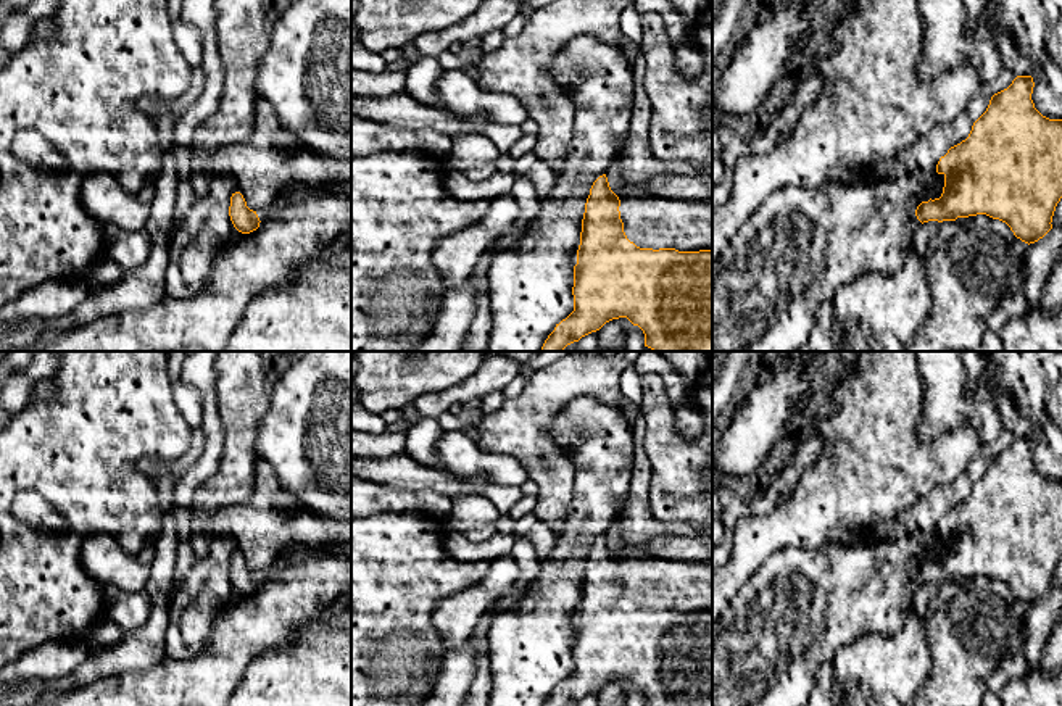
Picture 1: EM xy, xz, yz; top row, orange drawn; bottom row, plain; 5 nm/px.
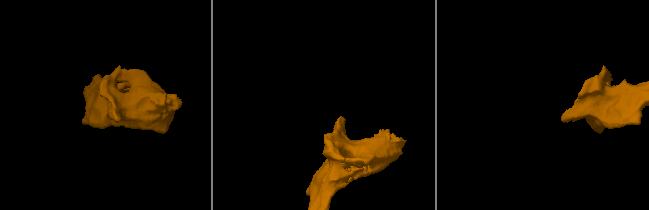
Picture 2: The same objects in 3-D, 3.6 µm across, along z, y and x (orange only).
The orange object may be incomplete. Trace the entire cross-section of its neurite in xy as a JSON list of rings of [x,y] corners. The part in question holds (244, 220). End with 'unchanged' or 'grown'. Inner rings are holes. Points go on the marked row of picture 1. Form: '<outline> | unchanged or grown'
[[[240,192],[232,193],[229,216],[234,227],[242,234],[250,234],[266,224],[274,214],[271,211],[253,211]]] | grown

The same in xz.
[[[606,174],[599,176],[585,203],[572,295],[574,311],[556,324],[540,351],[562,351],[619,318],[638,326],[645,347],[653,351],[712,351],[712,201],[669,200],[643,192],[617,197]]] | grown

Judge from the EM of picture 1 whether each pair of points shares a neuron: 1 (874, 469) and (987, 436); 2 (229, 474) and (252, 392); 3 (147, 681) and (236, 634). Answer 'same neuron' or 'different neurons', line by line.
1: different neurons
2: same neuron
3: same neuron

